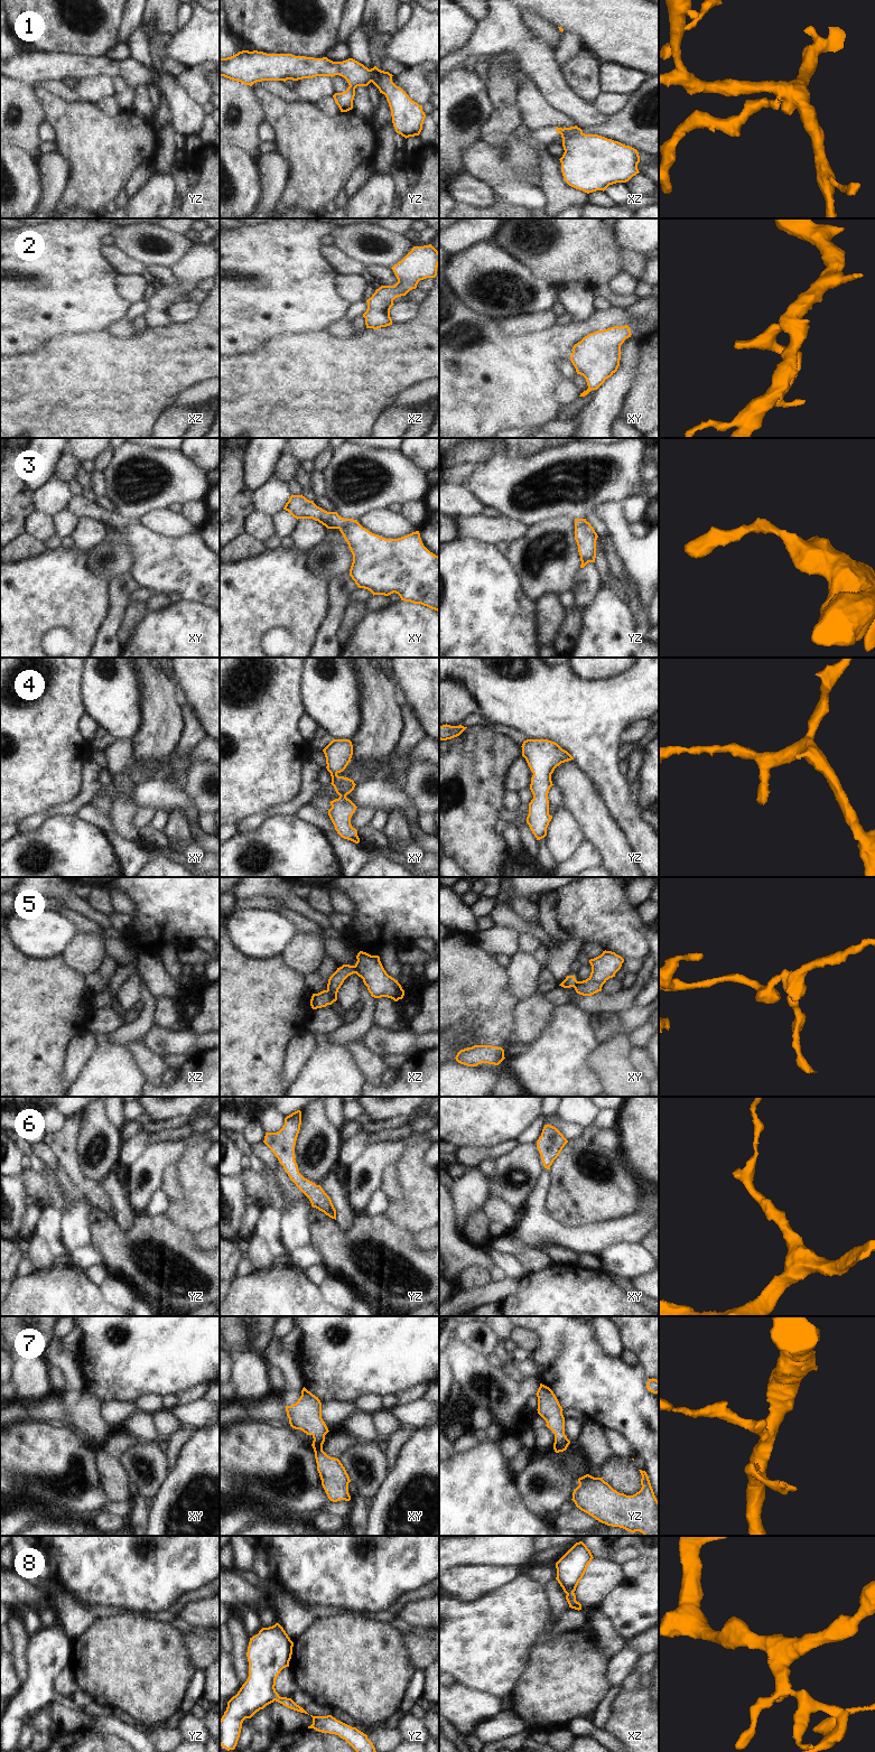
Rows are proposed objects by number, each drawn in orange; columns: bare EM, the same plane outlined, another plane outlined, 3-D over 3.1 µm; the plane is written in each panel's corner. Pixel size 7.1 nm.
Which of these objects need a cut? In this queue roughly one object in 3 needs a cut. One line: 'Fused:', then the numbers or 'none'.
Fused: 1, 5

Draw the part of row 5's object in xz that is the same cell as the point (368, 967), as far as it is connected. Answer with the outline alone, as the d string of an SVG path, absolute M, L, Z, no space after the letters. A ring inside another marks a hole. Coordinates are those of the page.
M360 951L356 956L355 971L363 979L374 998L388 997L398 1001L404 996L401 985L384 970L379 956Z

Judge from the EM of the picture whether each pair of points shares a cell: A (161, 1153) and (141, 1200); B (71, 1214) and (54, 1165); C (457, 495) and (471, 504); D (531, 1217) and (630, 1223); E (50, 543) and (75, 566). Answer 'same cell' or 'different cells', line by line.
A: same cell
B: same cell
C: same cell
D: same cell
E: different cells

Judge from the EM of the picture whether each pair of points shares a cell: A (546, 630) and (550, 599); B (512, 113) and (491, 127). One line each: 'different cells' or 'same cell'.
A: same cell
B: same cell

